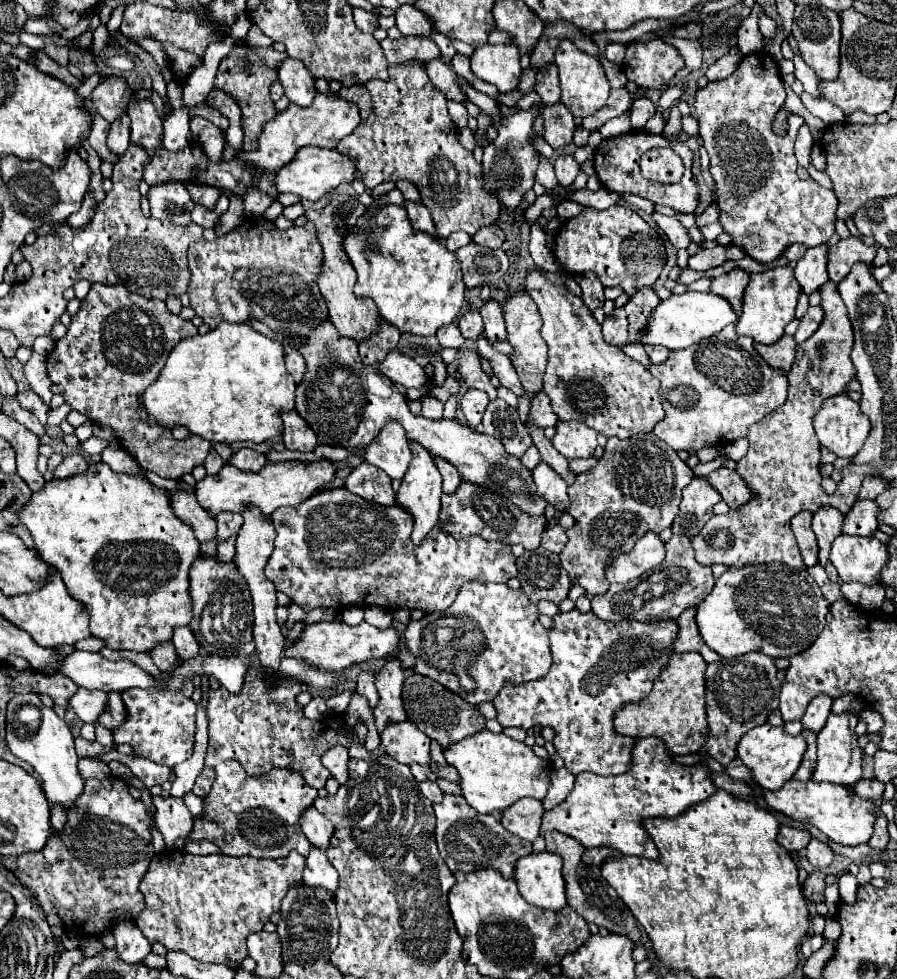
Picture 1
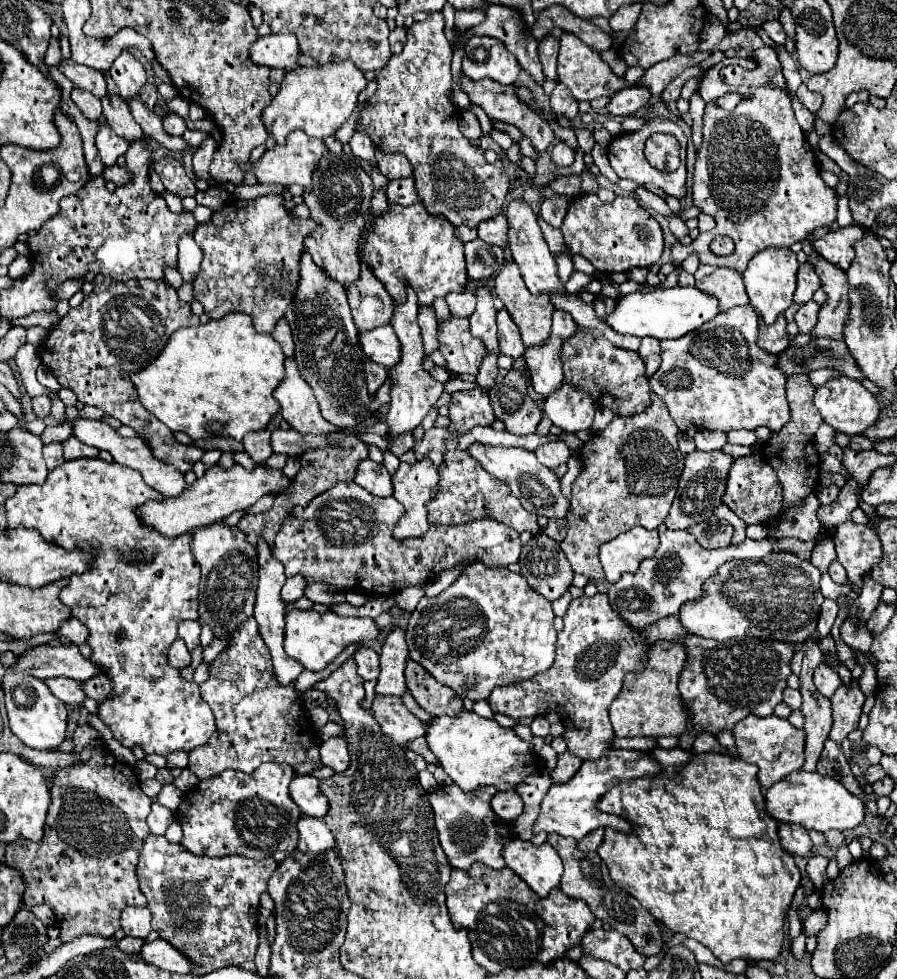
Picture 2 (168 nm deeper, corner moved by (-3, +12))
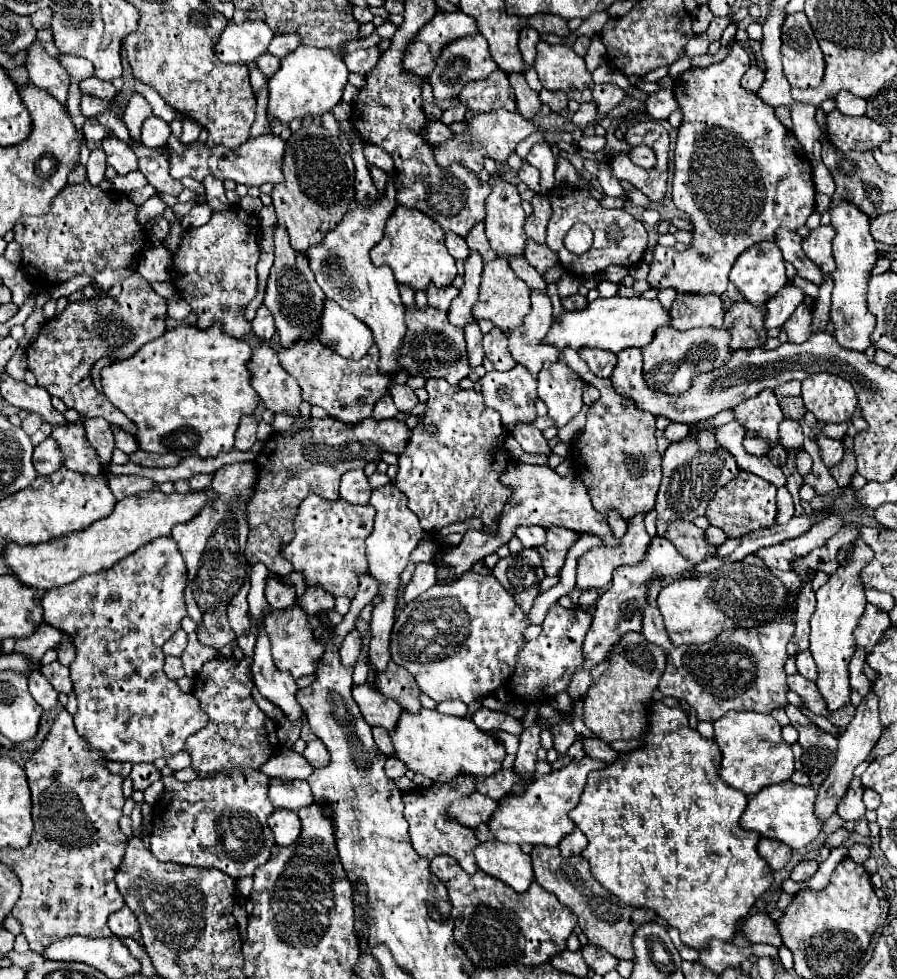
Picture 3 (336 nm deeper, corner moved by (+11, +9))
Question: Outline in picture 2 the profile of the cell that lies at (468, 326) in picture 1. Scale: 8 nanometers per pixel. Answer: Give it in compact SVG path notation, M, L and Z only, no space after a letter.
M461 292L461 294L451 294L445 298L451 310L451 316L455 318L469 318L475 310L475 294L471 292Z

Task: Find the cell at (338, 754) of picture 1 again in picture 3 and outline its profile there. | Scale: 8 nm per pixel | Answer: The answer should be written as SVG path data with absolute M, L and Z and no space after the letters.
M315 739L311 743L307 743L305 751L303 751L303 757L317 769L317 767L325 767L325 763L329 763L329 753L325 751L325 745Z

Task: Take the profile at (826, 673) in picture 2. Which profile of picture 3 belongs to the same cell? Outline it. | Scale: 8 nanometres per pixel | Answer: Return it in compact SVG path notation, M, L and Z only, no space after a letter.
M807 649L807 651L801 651L799 655L797 655L797 669L799 669L799 673L801 675L805 675L807 679L817 679L817 665L815 665L815 661L813 661L813 655L811 655L811 651Z

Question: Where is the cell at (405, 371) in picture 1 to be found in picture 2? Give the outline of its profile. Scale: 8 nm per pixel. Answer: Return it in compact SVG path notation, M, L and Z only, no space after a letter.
M381 326L371 332L363 332L359 334L359 340L369 360L385 368L393 368L401 362L401 344L391 326Z

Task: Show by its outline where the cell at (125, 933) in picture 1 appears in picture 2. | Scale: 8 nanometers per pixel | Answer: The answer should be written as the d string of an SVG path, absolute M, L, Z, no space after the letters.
M125 908L121 914L121 928L127 936L147 938L151 932L151 912L147 908Z

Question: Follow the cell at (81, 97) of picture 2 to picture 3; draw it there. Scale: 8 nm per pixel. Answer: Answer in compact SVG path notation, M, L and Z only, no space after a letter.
M31 43L27 47L27 57L25 57L25 69L29 73L29 79L49 91L57 101L65 103L67 101L67 89L69 89L69 75L65 67L53 59L41 43Z

